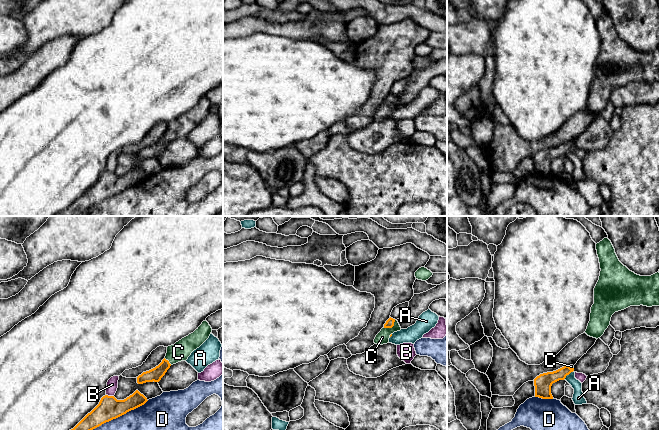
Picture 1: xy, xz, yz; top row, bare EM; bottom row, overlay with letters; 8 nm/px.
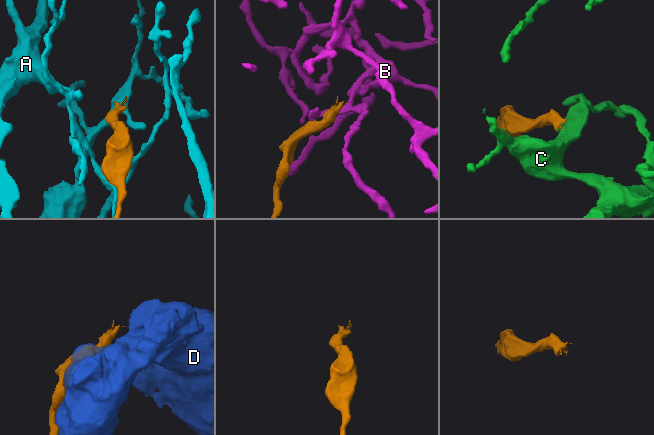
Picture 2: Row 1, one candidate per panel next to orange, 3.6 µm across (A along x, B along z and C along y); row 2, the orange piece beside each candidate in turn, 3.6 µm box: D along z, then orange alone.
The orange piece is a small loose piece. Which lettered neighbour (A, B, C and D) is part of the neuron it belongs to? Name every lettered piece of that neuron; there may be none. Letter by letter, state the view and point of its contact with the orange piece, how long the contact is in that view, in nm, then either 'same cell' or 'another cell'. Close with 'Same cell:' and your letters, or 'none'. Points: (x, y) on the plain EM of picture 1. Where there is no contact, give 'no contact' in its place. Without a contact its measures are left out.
A: contact yz (568, 150); length 100 nm; another cell
B: contact xy (110, 172); length 70 nm; another cell
C: contact xz (391, 103); length 120 nm; same cell
D: contact xy (113, 194); length 650 nm; another cell
Same cell: C

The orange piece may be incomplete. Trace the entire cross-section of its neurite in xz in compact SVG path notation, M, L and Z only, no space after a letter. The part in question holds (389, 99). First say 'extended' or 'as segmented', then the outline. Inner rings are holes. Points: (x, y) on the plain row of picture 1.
extended; M389 94L381 107L376 111L374 119L378 121L383 121L389 119L389 114L394 108L400 107L401 103L397 96Z

